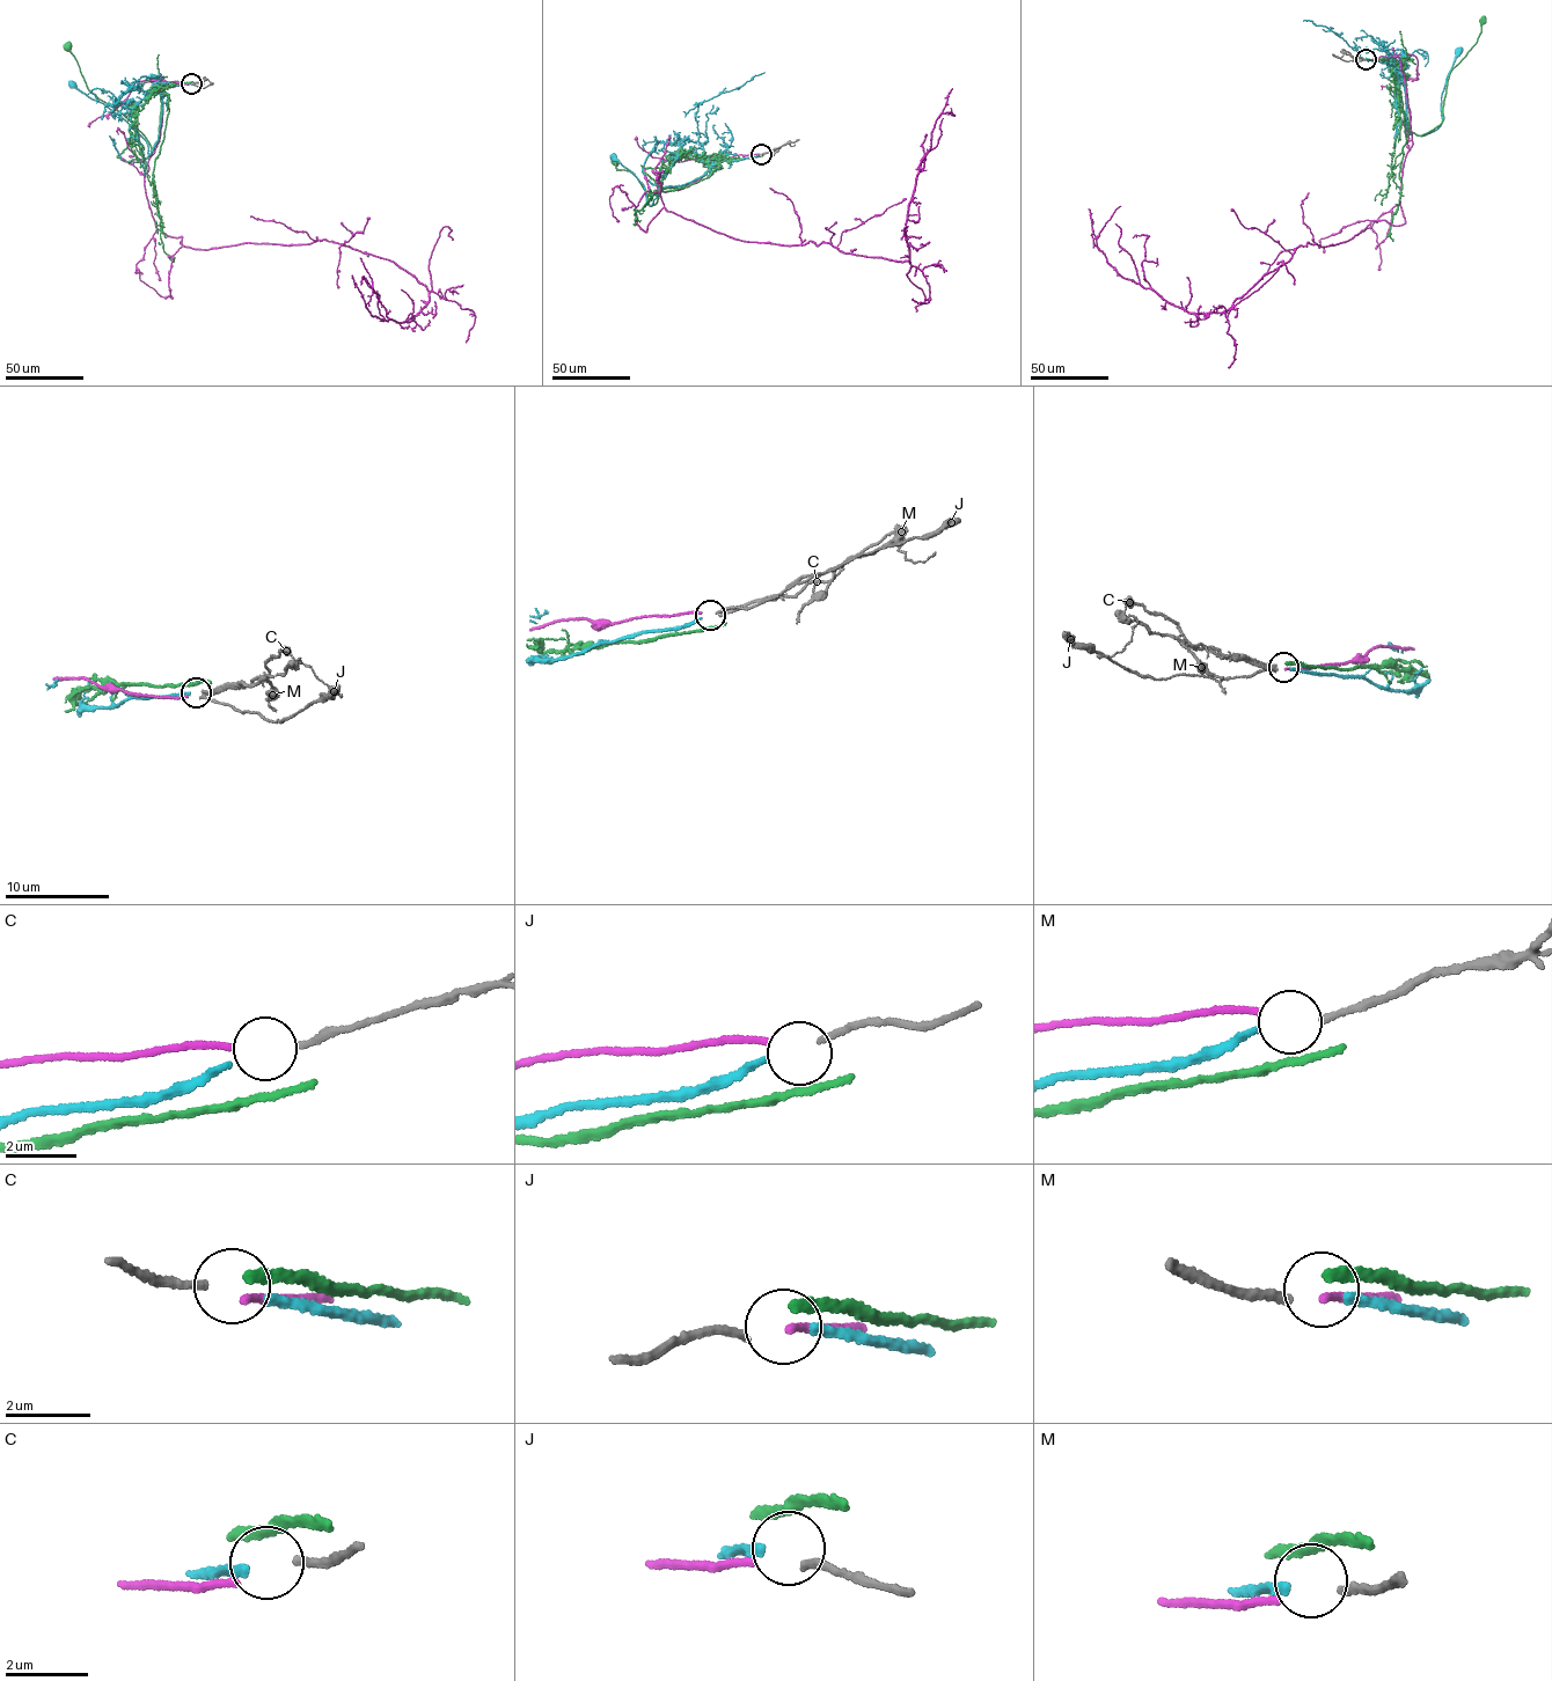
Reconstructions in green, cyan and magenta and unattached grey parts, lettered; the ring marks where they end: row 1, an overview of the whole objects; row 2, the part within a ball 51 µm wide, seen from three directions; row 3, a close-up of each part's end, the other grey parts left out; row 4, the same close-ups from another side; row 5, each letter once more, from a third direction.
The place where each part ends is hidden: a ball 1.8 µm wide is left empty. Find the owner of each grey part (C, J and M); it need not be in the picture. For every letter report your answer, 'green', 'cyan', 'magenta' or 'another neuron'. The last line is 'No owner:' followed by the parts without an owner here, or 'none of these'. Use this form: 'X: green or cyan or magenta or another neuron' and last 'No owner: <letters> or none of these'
C: another neuron
J: magenta
M: cyan
No owner: C

